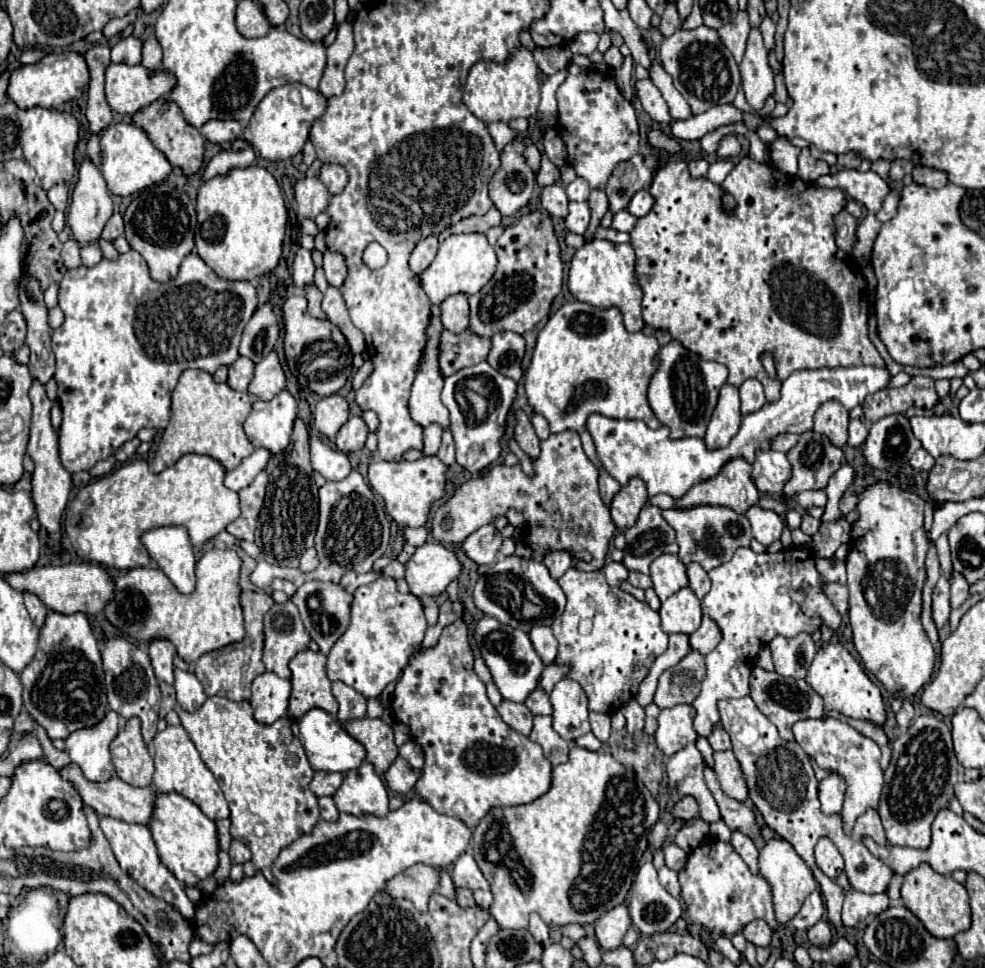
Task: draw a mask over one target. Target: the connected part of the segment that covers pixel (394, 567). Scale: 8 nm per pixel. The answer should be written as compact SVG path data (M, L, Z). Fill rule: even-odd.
M392 561L392 563L388 563L388 567L384 569L384 571L380 571L378 575L390 575L390 577L394 577L394 579L398 579L398 585L400 585L400 589L402 591L406 591L406 593L410 593L410 589L408 589L408 585L406 585L406 581L404 581L404 571L406 571L406 567L400 563L400 561Z

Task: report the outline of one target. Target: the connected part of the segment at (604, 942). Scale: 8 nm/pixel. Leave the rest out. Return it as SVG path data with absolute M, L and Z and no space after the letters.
M618 905L612 911L604 913L596 921L596 939L604 951L618 949L622 945L622 939L626 931L632 927L630 913L626 905Z

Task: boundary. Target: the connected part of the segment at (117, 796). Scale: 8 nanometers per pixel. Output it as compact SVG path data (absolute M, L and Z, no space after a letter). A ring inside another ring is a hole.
M70 765L66 769L60 771L64 779L72 781L76 791L80 793L82 801L86 805L90 805L100 817L106 815L106 817L114 817L114 819L120 819L120 821L126 821L126 823L140 823L140 825L150 825L152 821L152 813L154 813L154 799L156 799L156 793L154 793L154 787L132 787L128 783L124 783L122 779L118 779L116 775L106 781L106 783L90 783L84 779L82 771L78 765Z

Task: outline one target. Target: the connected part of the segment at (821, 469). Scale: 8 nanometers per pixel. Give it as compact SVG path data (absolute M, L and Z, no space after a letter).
M816 433L800 435L798 445L788 451L788 461L792 465L792 477L782 489L784 497L794 497L808 489L824 489L830 475L846 463L842 449Z

